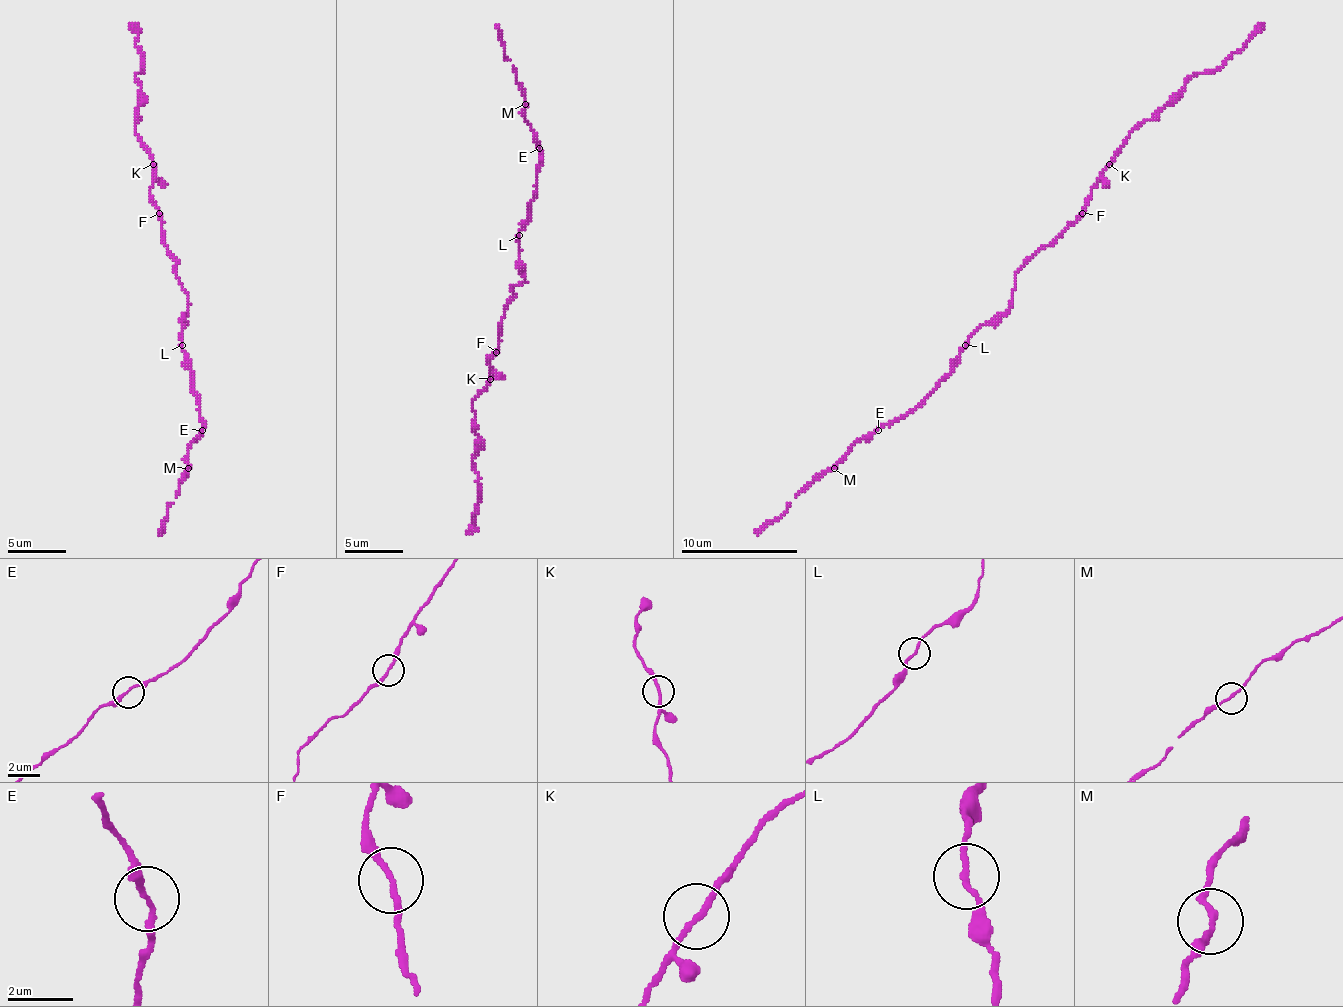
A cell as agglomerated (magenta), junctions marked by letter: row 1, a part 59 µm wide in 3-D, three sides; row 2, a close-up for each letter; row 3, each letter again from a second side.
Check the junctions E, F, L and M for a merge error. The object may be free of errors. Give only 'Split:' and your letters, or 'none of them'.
Split: none of them

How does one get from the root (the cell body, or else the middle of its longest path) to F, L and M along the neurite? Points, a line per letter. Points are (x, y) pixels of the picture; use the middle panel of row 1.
F: (519, 285), (513, 285), (513, 300), (501, 317), (501, 335), (495, 352)
L: (519, 285), (525, 282), (519, 259), (519, 235)
M: (519, 285), (525, 282), (519, 232), (528, 221), (539, 168), (539, 145), (525, 121), (525, 104)

